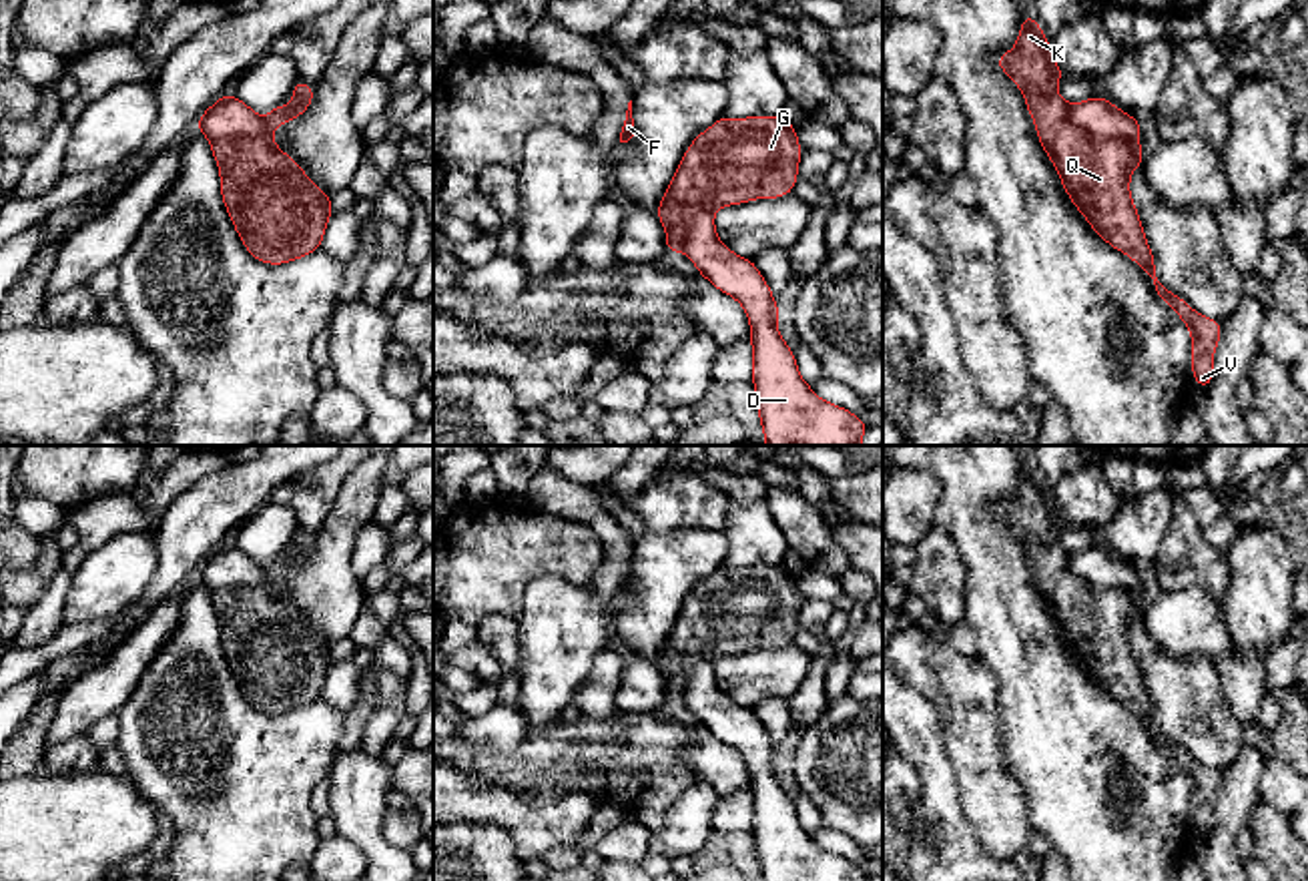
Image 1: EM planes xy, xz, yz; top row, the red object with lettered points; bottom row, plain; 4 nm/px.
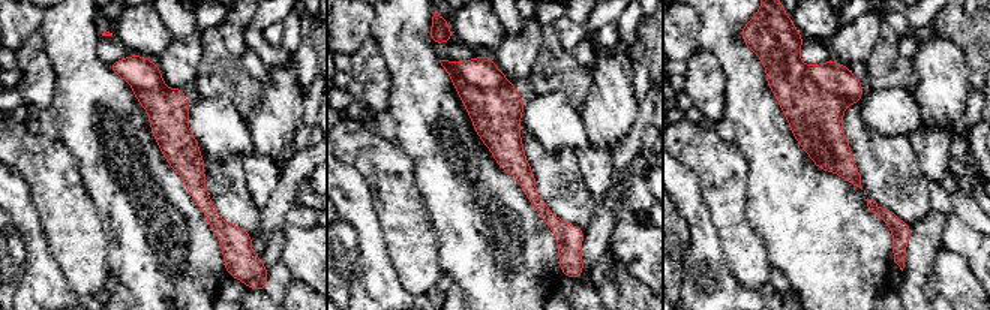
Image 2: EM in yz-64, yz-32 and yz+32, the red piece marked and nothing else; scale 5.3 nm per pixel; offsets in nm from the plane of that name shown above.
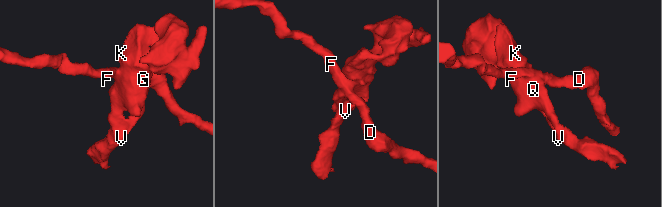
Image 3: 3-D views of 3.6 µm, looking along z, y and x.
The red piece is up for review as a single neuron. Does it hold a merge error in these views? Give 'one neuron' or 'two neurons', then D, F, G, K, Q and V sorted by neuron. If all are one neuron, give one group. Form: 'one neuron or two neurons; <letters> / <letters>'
two neurons; D F / G K Q V

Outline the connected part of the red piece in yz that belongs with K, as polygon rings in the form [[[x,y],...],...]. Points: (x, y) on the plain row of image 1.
[[[1029,462],[1023,466],[1013,500],[997,506],[997,518],[1019,536],[1037,588],[1075,658],[1107,694],[1141,716],[1156,745],[1188,775],[1194,831],[1202,839],[1210,837],[1222,773],[1194,761],[1156,722],[1154,702],[1129,644],[1131,622],[1146,610],[1141,596],[1131,590],[1093,588],[1071,572],[1067,552],[1055,540],[1065,524],[1053,508],[1051,492]]]

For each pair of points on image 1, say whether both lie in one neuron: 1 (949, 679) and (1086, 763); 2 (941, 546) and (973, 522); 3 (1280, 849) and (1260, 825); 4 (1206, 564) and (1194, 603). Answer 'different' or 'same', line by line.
1: different
2: different
3: same
4: different

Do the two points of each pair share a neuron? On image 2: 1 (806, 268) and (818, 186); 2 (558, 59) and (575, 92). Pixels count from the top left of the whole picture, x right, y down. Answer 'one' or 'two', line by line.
1: one
2: one

